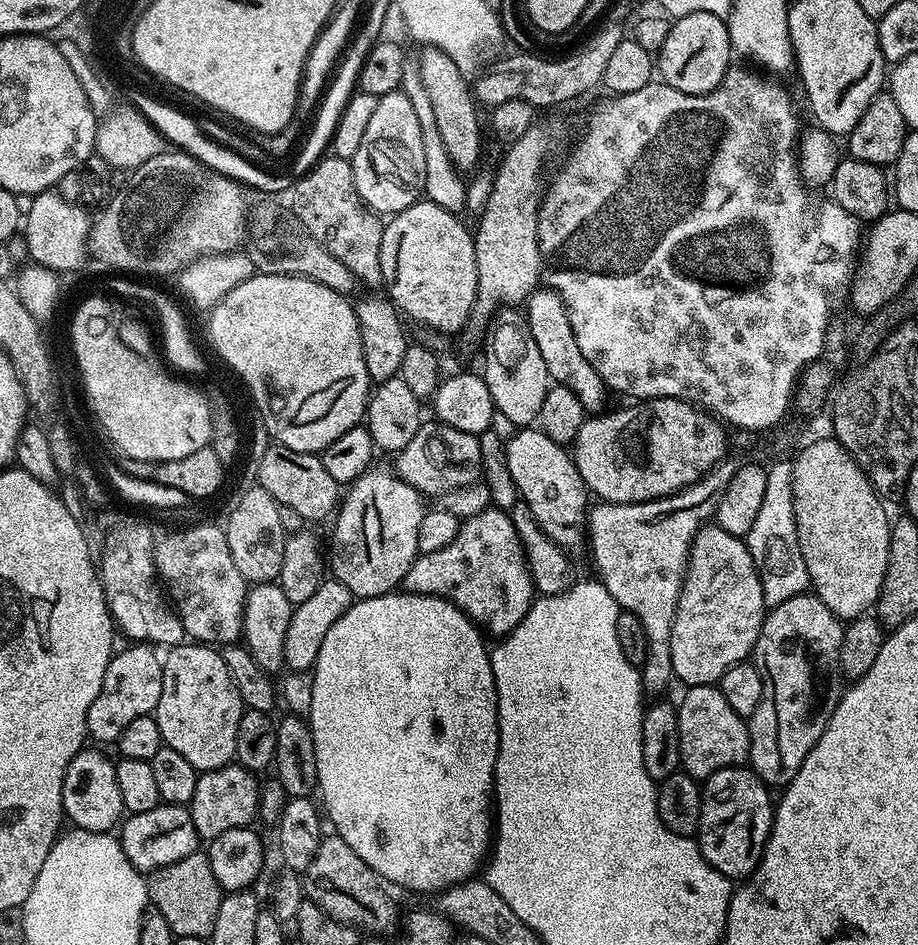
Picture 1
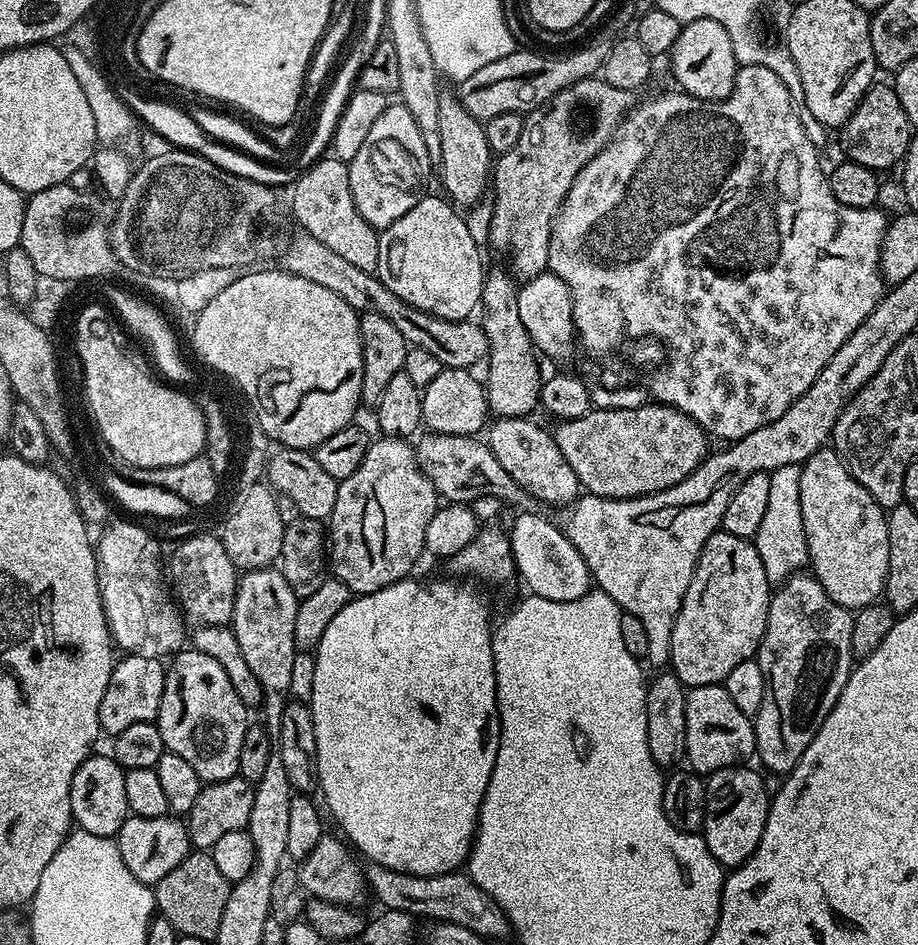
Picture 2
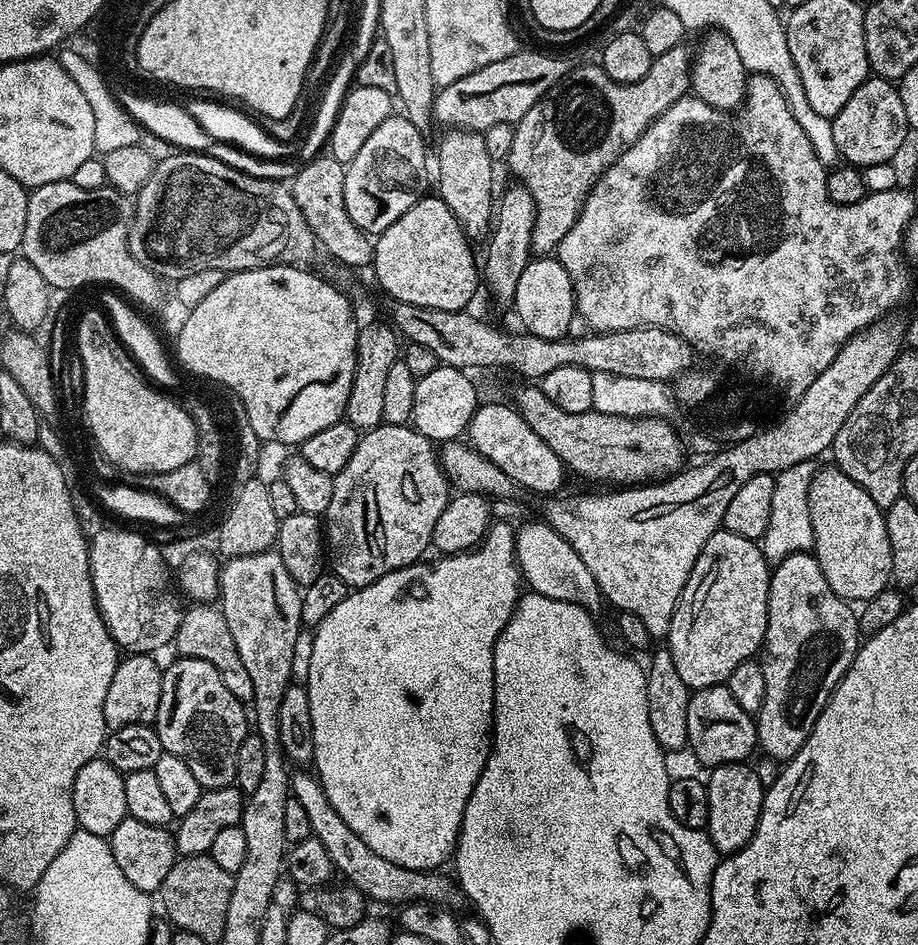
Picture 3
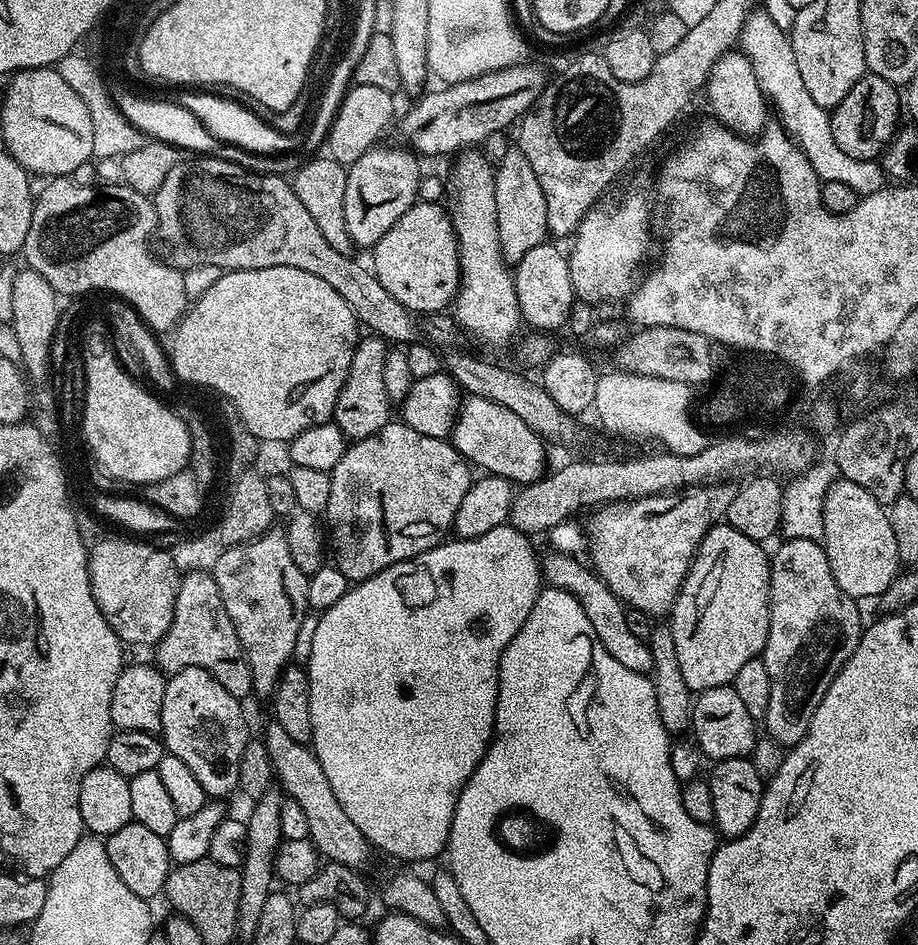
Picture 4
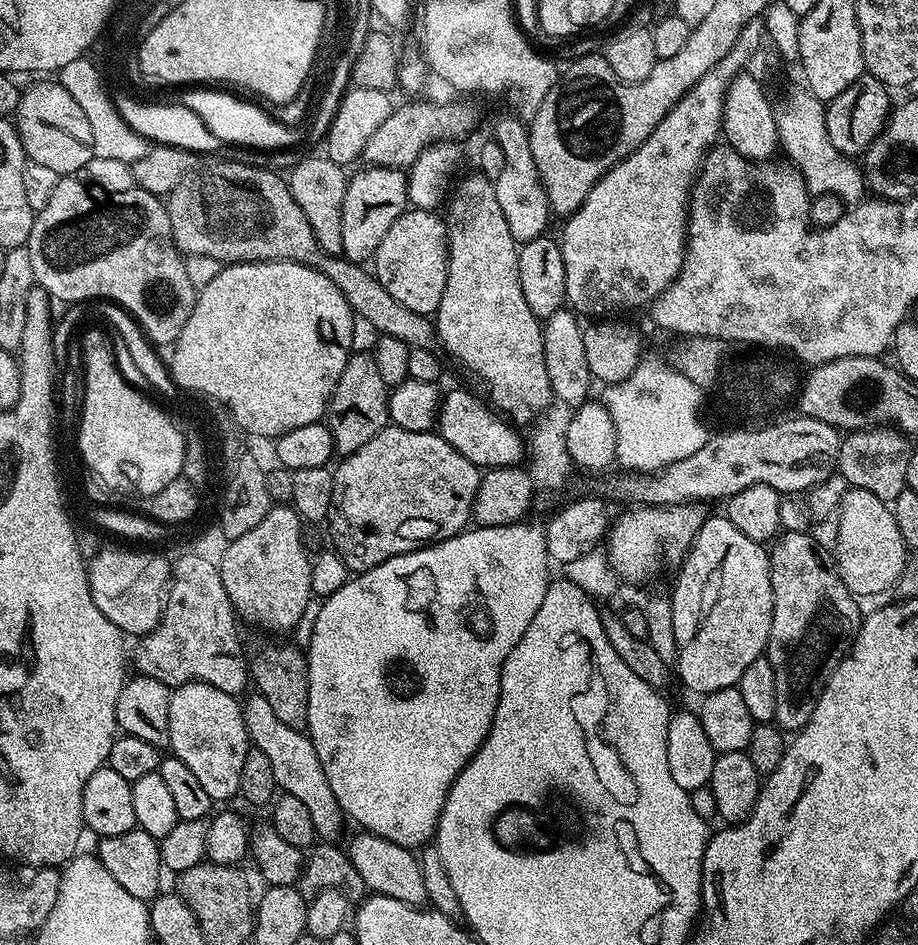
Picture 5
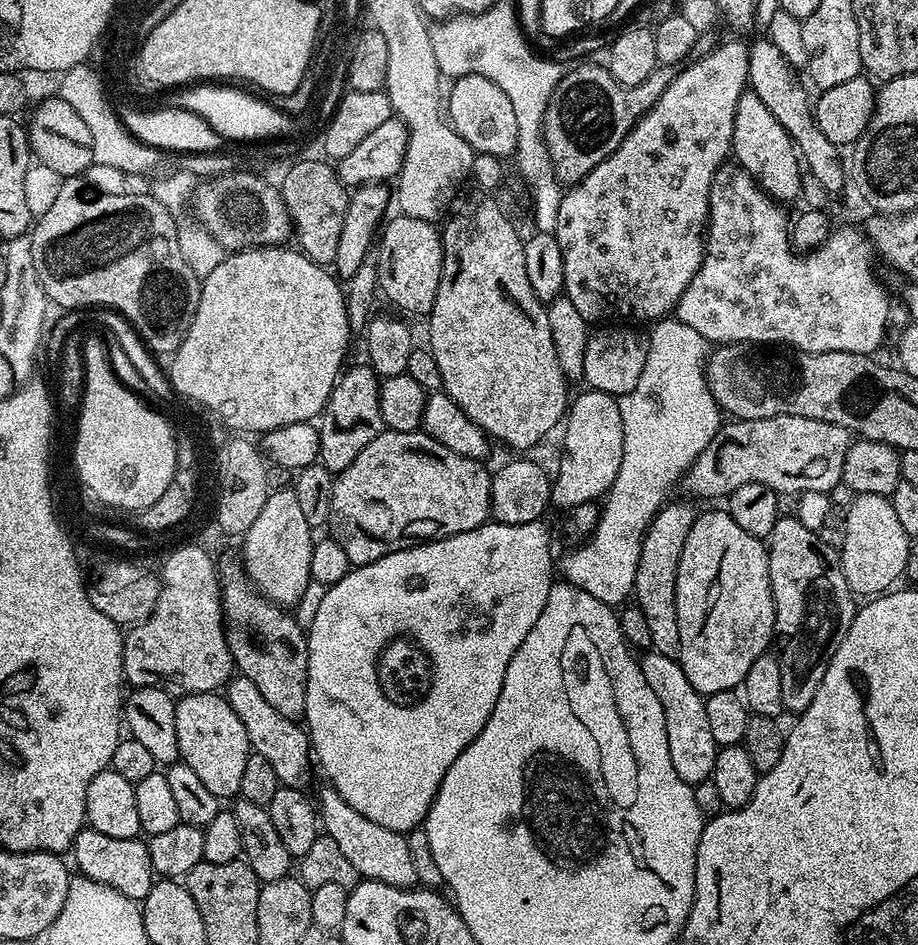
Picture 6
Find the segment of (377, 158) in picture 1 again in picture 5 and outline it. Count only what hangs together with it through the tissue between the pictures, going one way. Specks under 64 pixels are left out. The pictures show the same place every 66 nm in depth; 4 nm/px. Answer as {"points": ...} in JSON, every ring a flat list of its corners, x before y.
{"points":[[361,167,361,172,351,173,346,186,346,198,342,202,342,256,356,264,367,265,375,257,386,230,394,226,397,218,409,207,407,194,407,175,399,168]]}

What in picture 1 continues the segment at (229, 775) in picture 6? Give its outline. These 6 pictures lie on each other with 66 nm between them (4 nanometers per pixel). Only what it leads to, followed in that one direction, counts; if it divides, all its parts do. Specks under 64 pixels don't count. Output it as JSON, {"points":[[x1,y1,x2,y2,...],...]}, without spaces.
{"points":[[183,642,176,647,169,647,162,656,162,698,158,698,154,713,160,738,167,747,178,750,178,754,182,754,182,758,186,758,186,762,190,762,197,773,225,768,235,761,238,722,246,711,223,655,215,650,215,647,204,642]]}

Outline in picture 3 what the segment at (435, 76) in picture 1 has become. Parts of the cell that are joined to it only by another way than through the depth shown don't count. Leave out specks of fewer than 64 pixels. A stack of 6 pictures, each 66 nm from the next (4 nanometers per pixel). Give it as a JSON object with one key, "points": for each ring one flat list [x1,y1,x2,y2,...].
{"points":[[454,128,443,133,440,149,434,152,434,160,440,163,436,180,440,183,438,195,450,206,450,214,458,218,469,241,483,241,489,235,494,220,494,192,492,196,492,168,494,162,486,151,483,135,465,128]]}

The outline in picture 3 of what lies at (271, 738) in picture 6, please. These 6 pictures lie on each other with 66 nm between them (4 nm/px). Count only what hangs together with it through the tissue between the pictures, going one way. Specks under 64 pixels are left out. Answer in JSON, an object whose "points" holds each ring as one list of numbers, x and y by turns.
{"points":[[300,770,304,772,293,771,290,776,290,796,297,800,304,809,306,809,306,818,310,818,312,827,312,836,326,850,333,867,337,873,345,876,347,883,356,888,369,901,377,900,380,904,396,904,403,906,418,900,425,900,431,904,447,906,449,909,456,910,460,900,462,904,462,893,459,883,451,875,443,876,445,873,440,870,430,872,419,872,418,870,406,870,402,866,394,866,394,862,386,862,342,818,338,818,338,810,330,806,326,798,326,790,322,790,319,779,311,771]]}

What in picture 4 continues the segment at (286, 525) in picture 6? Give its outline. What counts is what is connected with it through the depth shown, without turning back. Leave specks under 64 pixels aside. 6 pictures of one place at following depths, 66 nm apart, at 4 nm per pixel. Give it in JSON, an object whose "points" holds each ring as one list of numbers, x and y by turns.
{"points":[[269,530,258,538,244,544,225,547,218,562,211,568,218,594,222,598,226,614,234,624,239,642,247,654,250,666,253,693,258,697,271,697,284,669,291,663,294,641,298,638,299,627,308,615,307,588,309,577,304,575,290,554,289,543,283,531]]}

